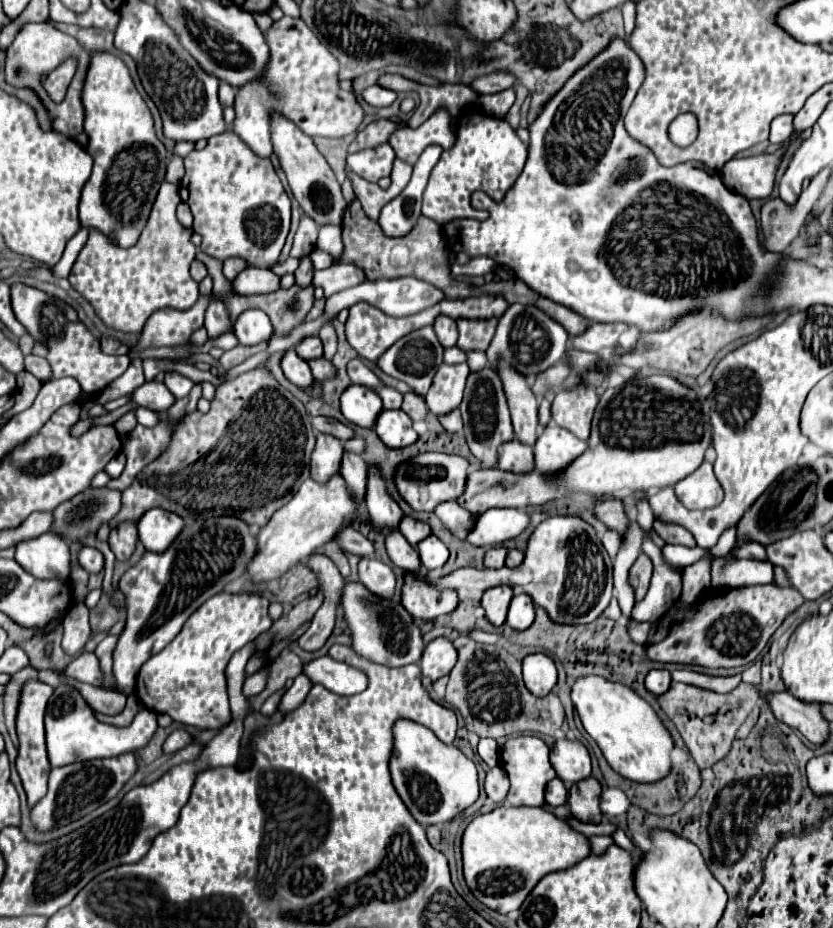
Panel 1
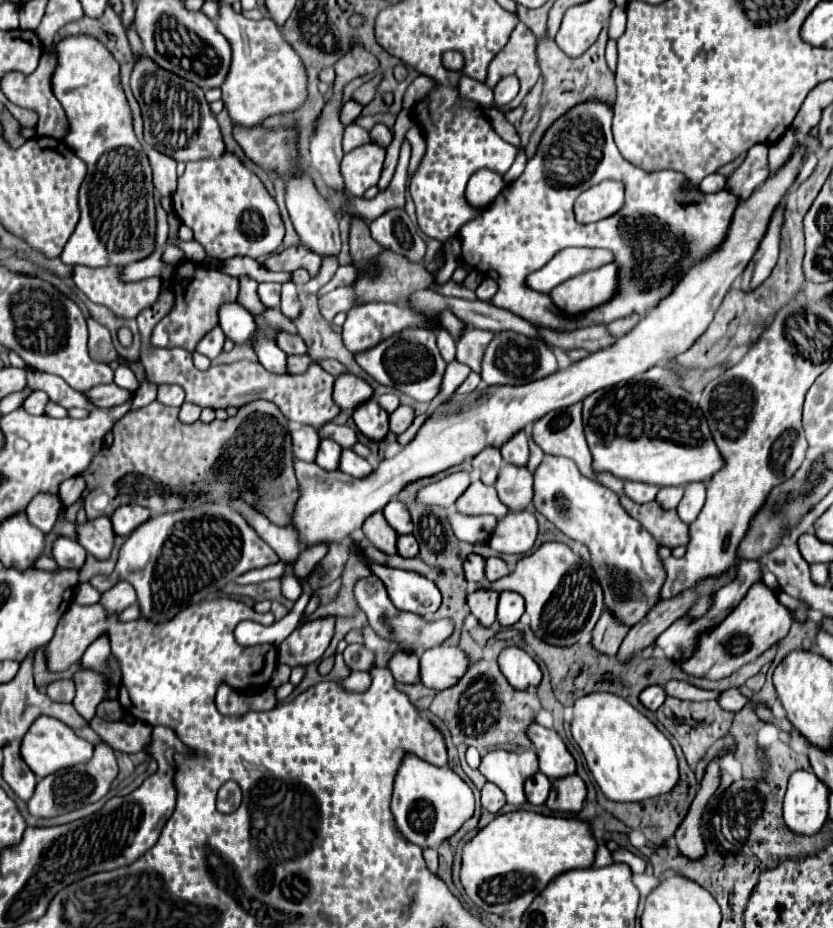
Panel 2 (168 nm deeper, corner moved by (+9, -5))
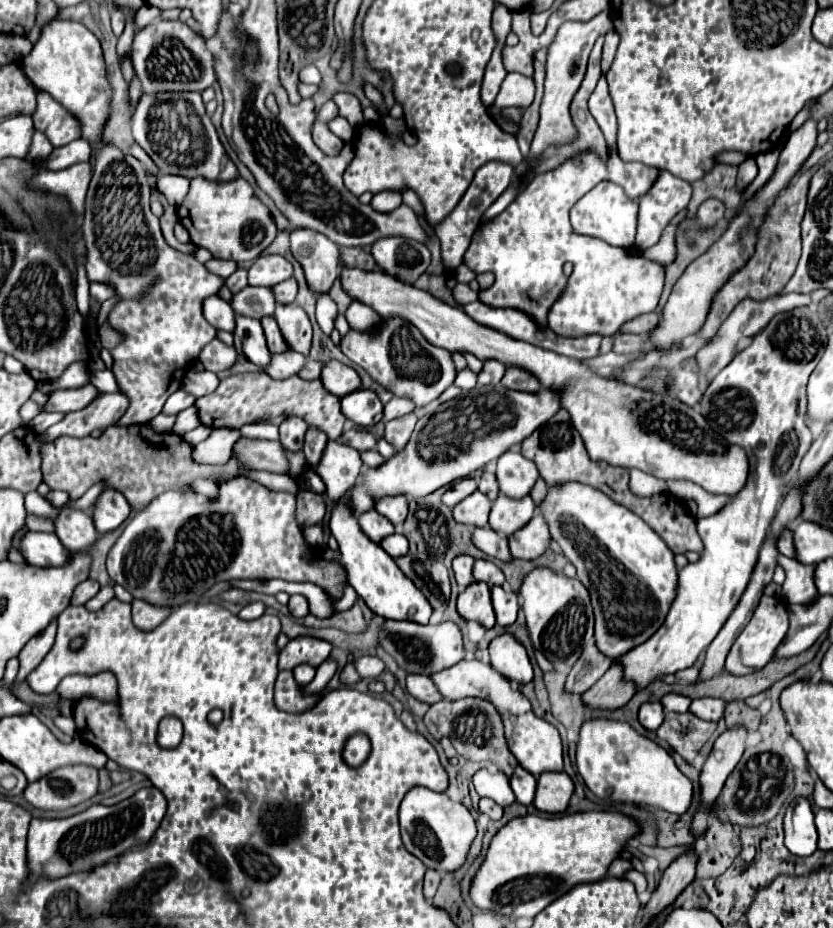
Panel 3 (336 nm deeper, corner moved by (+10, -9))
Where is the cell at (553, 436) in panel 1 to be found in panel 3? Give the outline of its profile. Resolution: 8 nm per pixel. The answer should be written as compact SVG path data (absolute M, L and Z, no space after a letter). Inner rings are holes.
M582 483L550 487L538 509L590 593L600 653L616 659L648 641L662 627L678 589L678 567L664 539L630 509Z

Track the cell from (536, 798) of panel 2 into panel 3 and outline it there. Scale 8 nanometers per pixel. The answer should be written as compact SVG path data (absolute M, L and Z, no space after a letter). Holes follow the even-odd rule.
M516 767L510 777L510 787L516 795L516 801L520 801L522 805L530 805L534 801L534 783L536 783L534 775L530 775L522 767Z

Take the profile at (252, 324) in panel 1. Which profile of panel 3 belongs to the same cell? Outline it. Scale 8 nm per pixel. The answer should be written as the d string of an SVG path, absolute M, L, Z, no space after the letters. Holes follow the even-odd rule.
M218 295L206 297L202 301L202 313L206 317L206 321L216 327L216 329L224 329L224 331L234 331L234 311L232 307L220 299Z

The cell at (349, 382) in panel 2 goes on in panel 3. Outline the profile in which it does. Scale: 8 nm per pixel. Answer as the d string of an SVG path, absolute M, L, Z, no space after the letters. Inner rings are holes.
M328 361L328 363L324 363L320 381L322 381L324 389L330 391L336 397L348 395L350 391L360 389L360 377L358 377L358 373L352 367L340 363L340 361Z

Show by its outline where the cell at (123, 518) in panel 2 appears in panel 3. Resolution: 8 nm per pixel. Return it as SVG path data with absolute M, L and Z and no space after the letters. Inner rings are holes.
M106 489L100 493L100 497L94 503L92 519L98 535L104 535L120 527L128 515L130 515L130 505L126 503L124 495L120 491Z

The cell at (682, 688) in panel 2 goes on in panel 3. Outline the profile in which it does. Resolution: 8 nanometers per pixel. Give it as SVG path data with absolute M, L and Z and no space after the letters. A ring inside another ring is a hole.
M668 693L668 695L662 697L660 703L662 703L662 707L668 709L668 711L674 711L674 713L686 713L688 707L690 707L690 703L692 703L692 699L684 697L684 695L678 695L678 693Z

